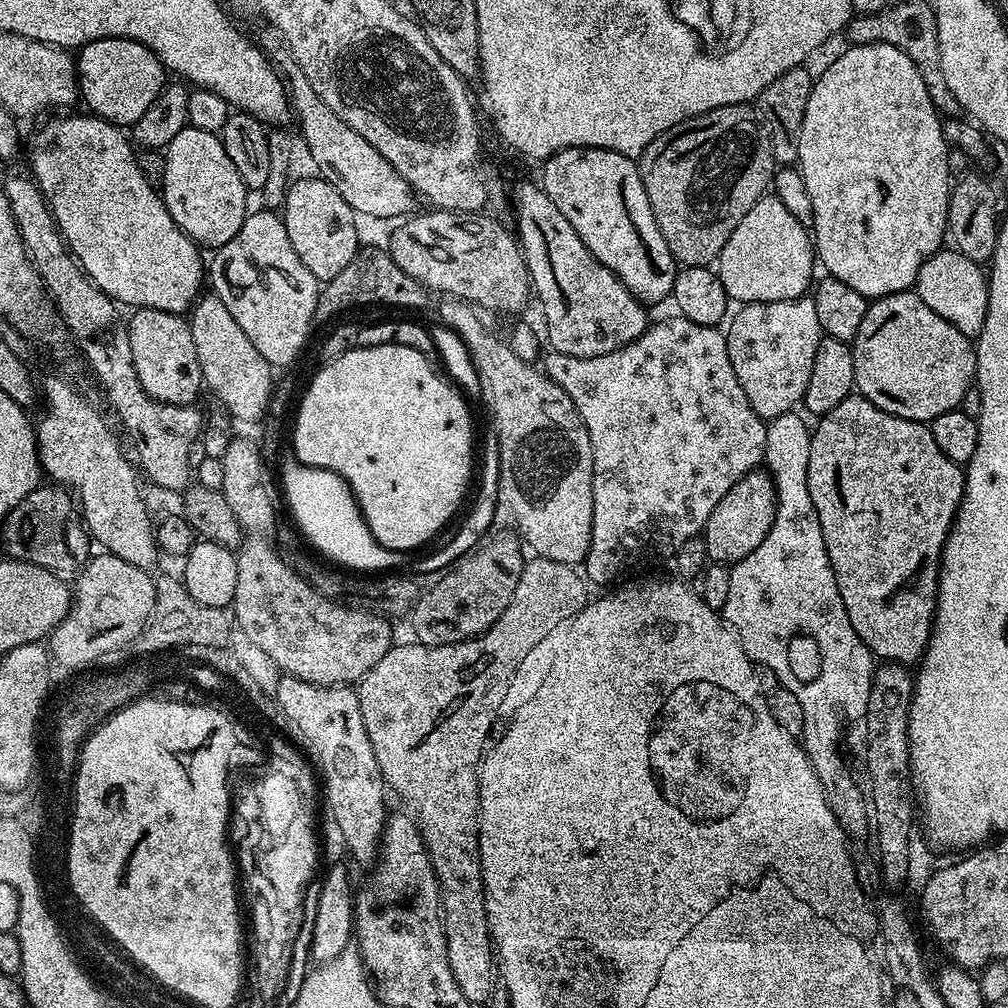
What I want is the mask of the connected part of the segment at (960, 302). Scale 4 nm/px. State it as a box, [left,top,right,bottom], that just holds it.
[914,250,988,338]

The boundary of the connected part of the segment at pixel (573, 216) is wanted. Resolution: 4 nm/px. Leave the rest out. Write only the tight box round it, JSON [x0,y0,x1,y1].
[543,148,678,306]

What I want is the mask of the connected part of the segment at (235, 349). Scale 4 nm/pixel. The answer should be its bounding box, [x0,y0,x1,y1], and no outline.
[188,294,274,424]

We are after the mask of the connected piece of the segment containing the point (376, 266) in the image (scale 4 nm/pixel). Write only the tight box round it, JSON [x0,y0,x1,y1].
[313,245,432,322]

